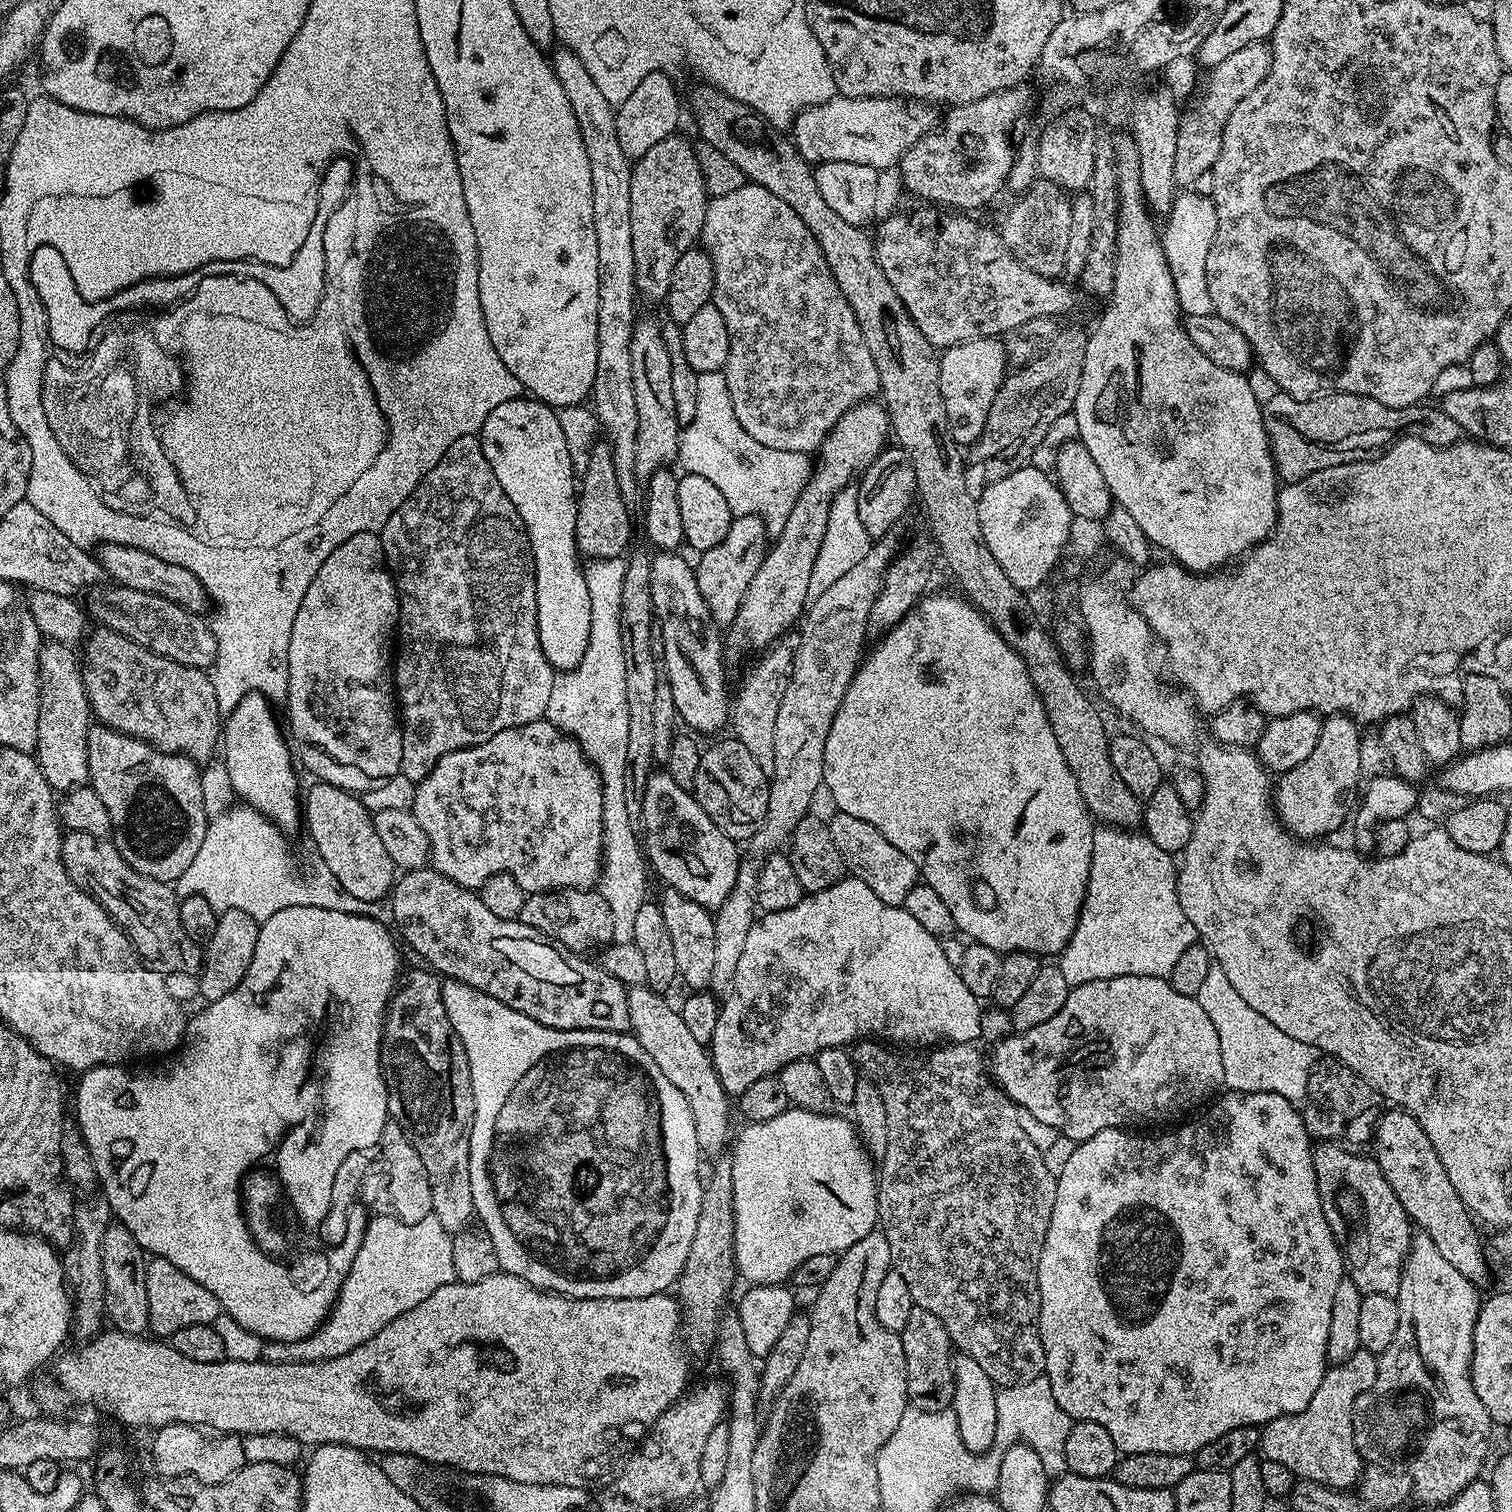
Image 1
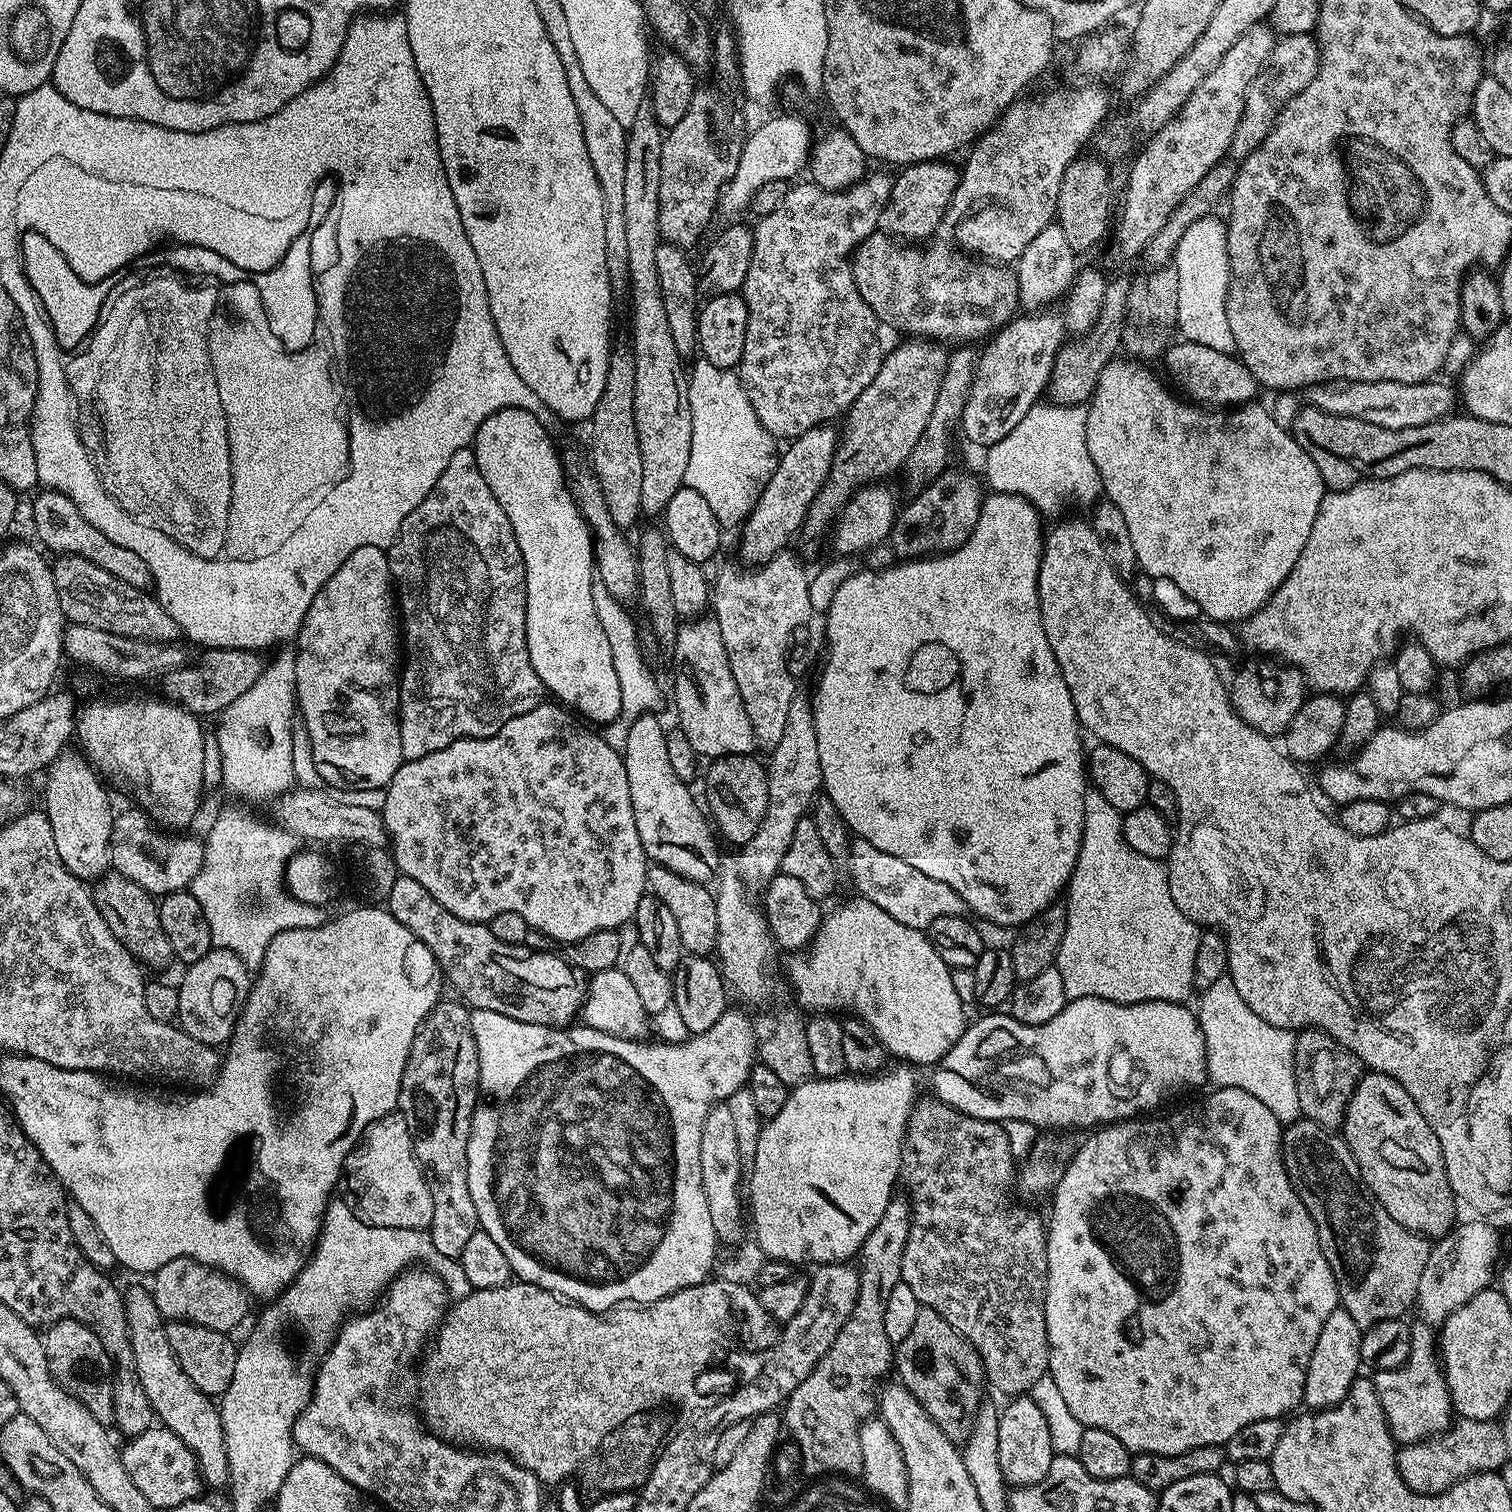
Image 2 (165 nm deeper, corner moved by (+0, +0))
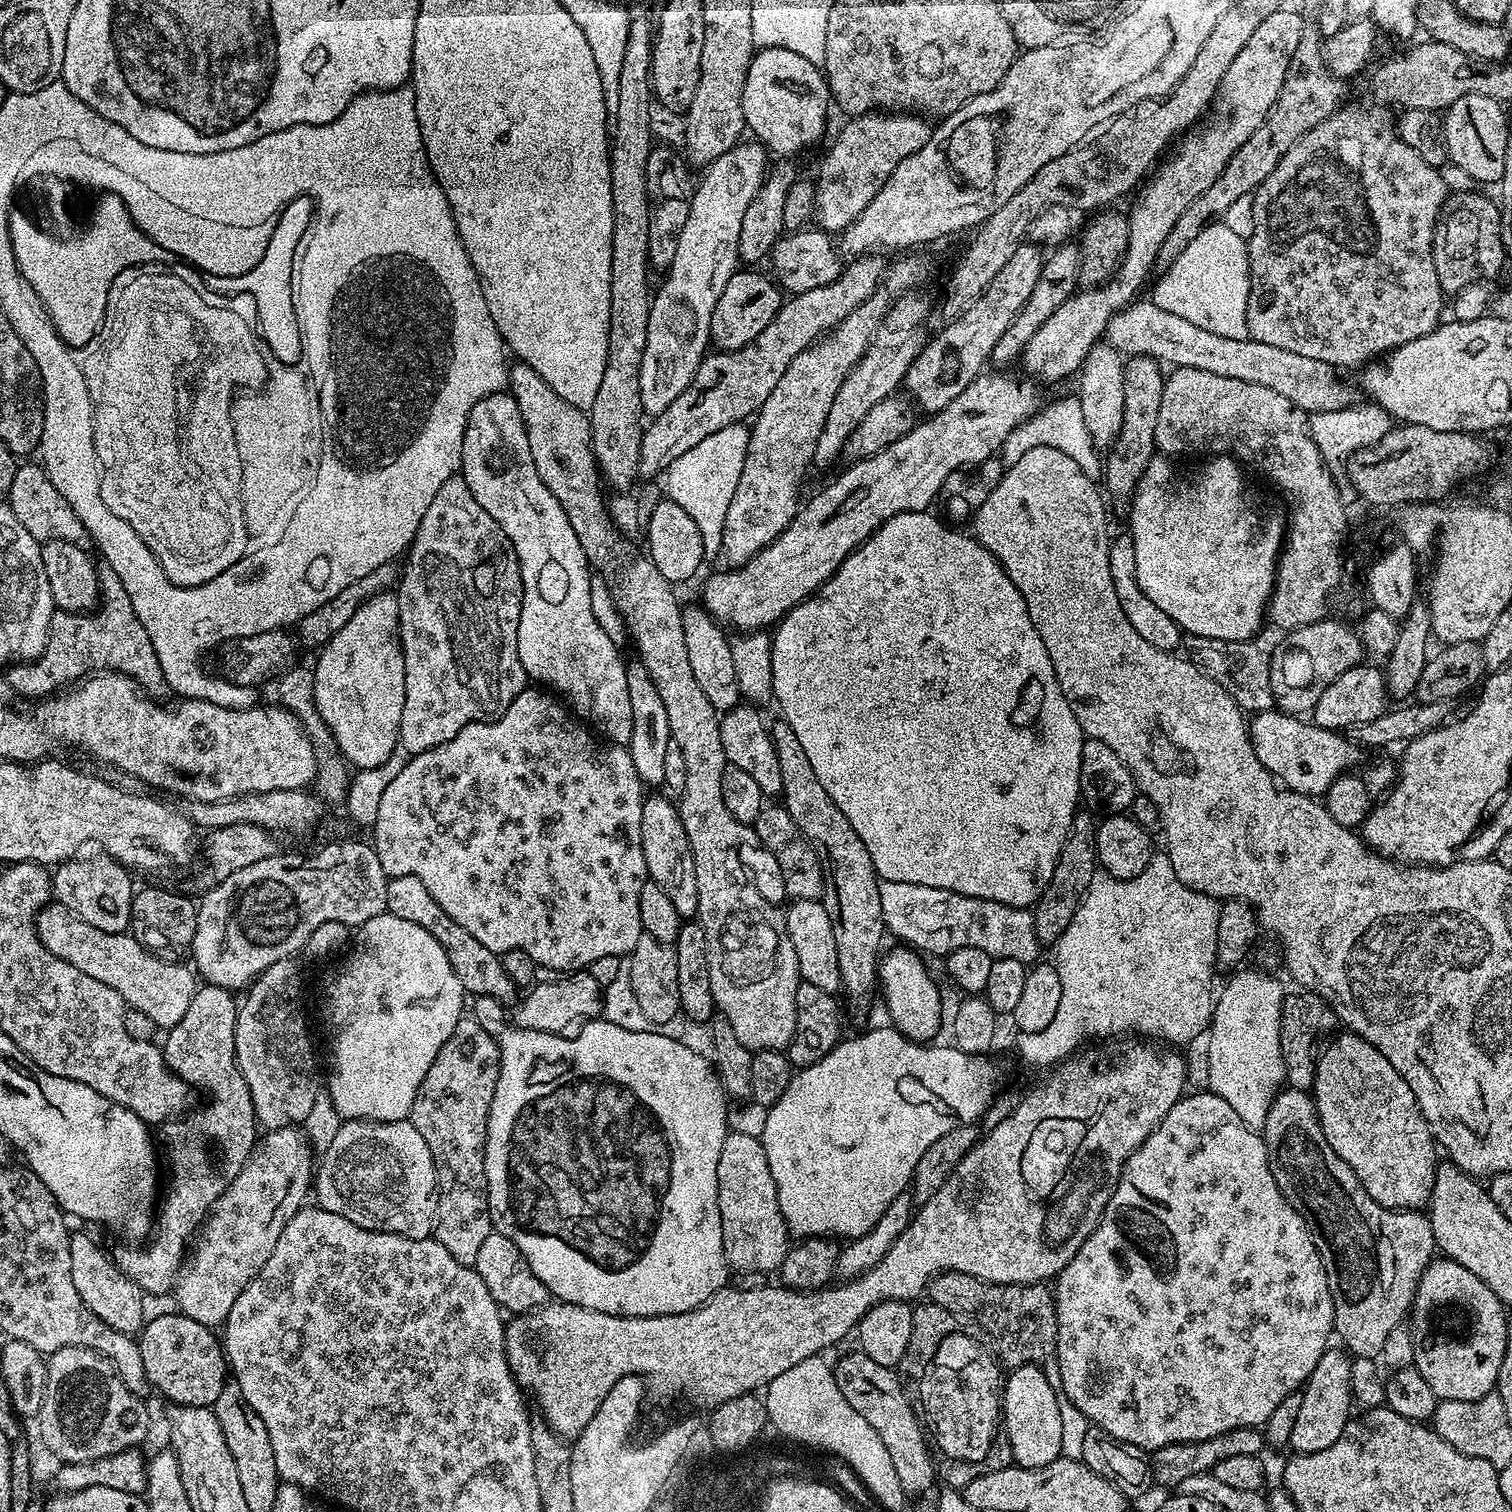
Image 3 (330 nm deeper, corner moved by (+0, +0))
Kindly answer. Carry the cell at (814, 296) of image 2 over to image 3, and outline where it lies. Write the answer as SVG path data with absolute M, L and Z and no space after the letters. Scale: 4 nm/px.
M899 110L869 112L867 116L849 119L847 123L848 125L837 134L836 141L829 146L828 153L825 154L824 161L820 164L820 177L815 177L814 180L816 185L814 220L815 223L820 223L817 225L829 234L839 234L849 228L858 218L858 214L862 214L862 210L870 206L874 194L878 194L886 178L894 174L898 162L922 150L922 146L926 146L926 142L931 138L933 130L933 125L923 115L909 114Z

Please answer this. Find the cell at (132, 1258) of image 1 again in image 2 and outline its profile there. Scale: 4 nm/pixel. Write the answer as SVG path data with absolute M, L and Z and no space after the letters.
M147 1287L127 1289L124 1292L126 1306L126 1326L130 1330L130 1350L134 1350L134 1366L146 1398L150 1398L155 1419L163 1427L170 1429L194 1454L200 1467L200 1478L212 1488L225 1487L228 1484L228 1459L226 1442L222 1434L220 1409L213 1397L198 1391L194 1382L186 1378L186 1370L178 1362L170 1338L166 1338L164 1315L152 1301L151 1291Z

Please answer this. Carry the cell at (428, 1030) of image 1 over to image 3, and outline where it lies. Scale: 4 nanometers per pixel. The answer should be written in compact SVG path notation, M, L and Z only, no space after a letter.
M461 1018L458 1026L454 1026L454 1034L446 1038L442 1050L438 1050L438 1058L426 1070L426 1078L422 1078L422 1086L418 1086L418 1094L414 1098L414 1106L410 1113L410 1122L426 1138L426 1146L430 1146L434 1166L436 1167L436 1223L434 1238L458 1262L469 1266L475 1265L482 1242L492 1231L492 1219L488 1213L488 1183L484 1173L484 1147L486 1146L486 1126L490 1114L490 1102L494 1102L494 1086L498 1086L500 1073L500 1046L497 1037L489 1032L474 1018Z

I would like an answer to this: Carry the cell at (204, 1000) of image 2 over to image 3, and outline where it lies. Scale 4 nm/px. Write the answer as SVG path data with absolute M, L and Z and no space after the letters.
M205 983L197 987L194 998L190 998L190 1006L186 1006L186 1014L173 1028L167 1029L165 1040L162 1040L164 1063L177 1076L191 1084L193 1089L205 1088L208 1101L200 1109L172 1118L163 1125L164 1144L168 1147L168 1197L158 1208L158 1219L155 1231L147 1241L148 1248L139 1252L139 1247L124 1246L120 1253L115 1253L114 1263L129 1280L133 1280L146 1294L152 1292L160 1296L163 1292L173 1291L176 1278L186 1259L186 1249L190 1241L197 1235L198 1229L208 1219L212 1208L224 1191L238 1178L242 1166L252 1157L252 1150L258 1139L258 1121L254 1102L250 1098L250 1086L246 1086L246 1078L242 1078L236 1066L236 1047L234 1046L234 1030L236 1029L236 1010L238 1000L229 989L219 988L216 984Z

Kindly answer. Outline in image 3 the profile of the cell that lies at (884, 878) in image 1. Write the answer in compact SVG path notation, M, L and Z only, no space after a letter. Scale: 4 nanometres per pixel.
M881 880L878 898L882 898L882 918L885 929L897 936L897 941L917 953L947 957L962 946L986 950L993 960L1014 958L1026 966L1041 959L1042 945L1035 933L1035 918L1028 908L1011 908L1002 902L975 900L938 886L918 886L914 882Z

